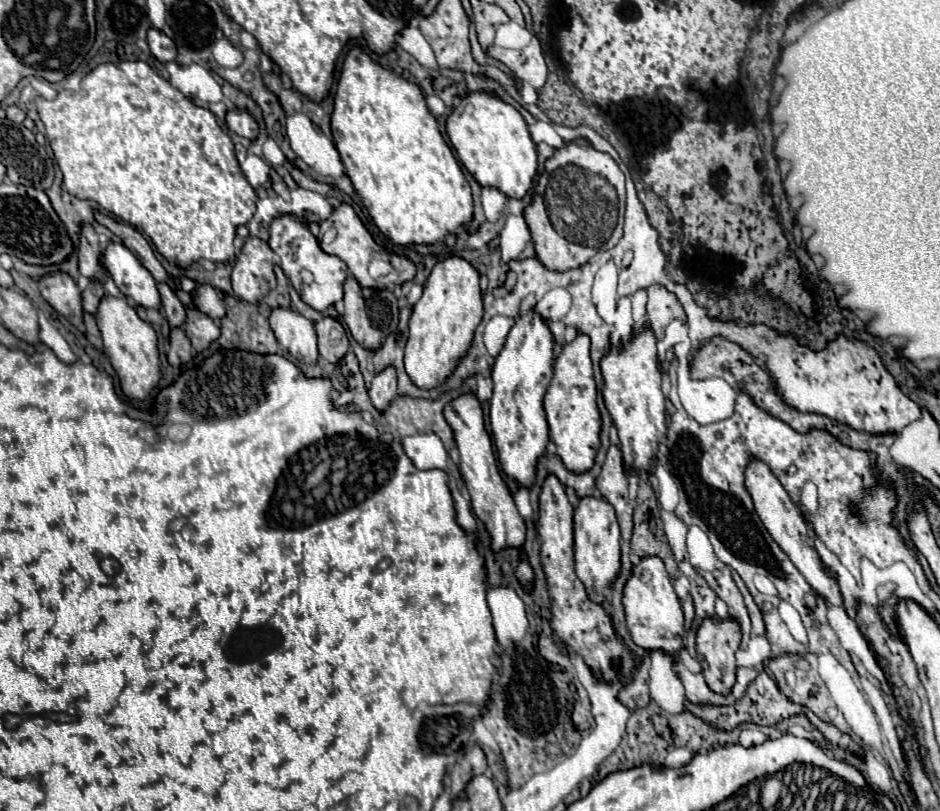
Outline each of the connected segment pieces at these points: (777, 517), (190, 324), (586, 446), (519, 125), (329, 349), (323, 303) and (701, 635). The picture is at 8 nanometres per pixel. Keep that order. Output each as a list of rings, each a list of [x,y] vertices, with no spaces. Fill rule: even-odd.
[[[753,462],[749,464],[747,472],[745,472],[745,482],[749,488],[749,494],[753,496],[757,514],[761,518],[761,522],[765,524],[767,532],[773,536],[773,540],[779,544],[779,548],[791,558],[791,562],[797,566],[797,570],[805,576],[805,580],[809,582],[809,586],[817,592],[817,596],[825,598],[825,602],[833,604],[833,606],[845,606],[839,584],[835,574],[831,572],[831,568],[827,568],[815,548],[813,538],[809,536],[807,530],[807,522],[801,516],[799,508],[793,504],[793,500],[789,500],[789,494],[785,492],[785,488],[779,484],[779,480],[769,472],[769,468],[765,468],[765,464],[761,462]]]
[[[187,308],[187,322],[185,322],[185,334],[191,340],[191,346],[197,352],[207,350],[217,338],[219,338],[219,326],[207,318],[205,314],[201,314],[199,310],[189,310]]]
[[[577,336],[571,344],[565,344],[553,366],[553,380],[545,394],[545,412],[549,422],[551,440],[557,446],[557,456],[565,468],[573,474],[583,474],[593,468],[595,454],[599,450],[601,414],[597,408],[597,388],[593,380],[593,366],[589,358],[589,338]]]
[[[473,92],[469,96],[465,96],[461,100],[461,104],[457,108],[453,108],[453,112],[447,118],[447,136],[459,156],[459,160],[463,162],[463,166],[469,170],[469,174],[485,188],[497,188],[499,192],[503,192],[507,198],[517,198],[521,200],[529,188],[533,186],[533,178],[537,174],[537,150],[535,144],[529,136],[527,124],[521,118],[521,114],[505,104],[503,100],[499,100],[493,94],[485,94],[485,92]]]
[[[325,318],[315,324],[317,338],[319,338],[319,354],[323,360],[337,364],[349,352],[349,338],[345,328],[333,320]]]
[[[283,216],[281,220],[273,220],[269,228],[269,246],[279,256],[279,266],[283,268],[285,276],[291,280],[301,300],[309,304],[313,310],[325,312],[329,306],[337,304],[343,298],[343,282],[347,278],[347,266],[337,256],[329,256],[319,248],[317,238],[309,232],[307,224],[303,224],[301,220],[293,220],[293,216]],[[303,270],[309,270],[313,274],[313,284],[305,286],[301,282]]]
[[[707,618],[697,632],[697,658],[703,666],[705,682],[713,692],[721,696],[727,696],[735,684],[735,668],[737,668],[735,652],[739,648],[739,642],[741,642],[741,632],[739,632],[739,624],[733,618],[727,620]]]

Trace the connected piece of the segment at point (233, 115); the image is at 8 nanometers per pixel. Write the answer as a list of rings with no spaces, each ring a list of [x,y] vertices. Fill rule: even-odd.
[[[237,110],[237,112],[227,112],[227,128],[233,130],[235,134],[247,138],[249,142],[257,140],[259,128],[257,122],[245,112],[245,110]]]

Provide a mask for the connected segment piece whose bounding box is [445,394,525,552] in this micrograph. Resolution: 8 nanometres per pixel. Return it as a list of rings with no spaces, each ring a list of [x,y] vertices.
[[[473,394],[459,396],[445,408],[445,418],[449,420],[449,426],[455,432],[455,440],[457,440],[457,448],[459,448],[459,468],[461,468],[463,480],[471,494],[473,512],[483,522],[483,526],[491,538],[491,550],[493,552],[501,552],[507,548],[521,550],[525,544],[525,522],[521,520],[517,506],[513,502],[513,496],[509,494],[509,488],[505,486],[505,482],[499,474],[491,438],[485,432],[479,400]]]

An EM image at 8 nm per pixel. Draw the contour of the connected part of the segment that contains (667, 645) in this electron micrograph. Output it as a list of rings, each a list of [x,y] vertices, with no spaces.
[[[657,558],[641,560],[625,586],[625,616],[633,642],[643,650],[661,650],[671,658],[677,658],[683,650],[683,610],[673,584],[665,572],[665,566]]]

